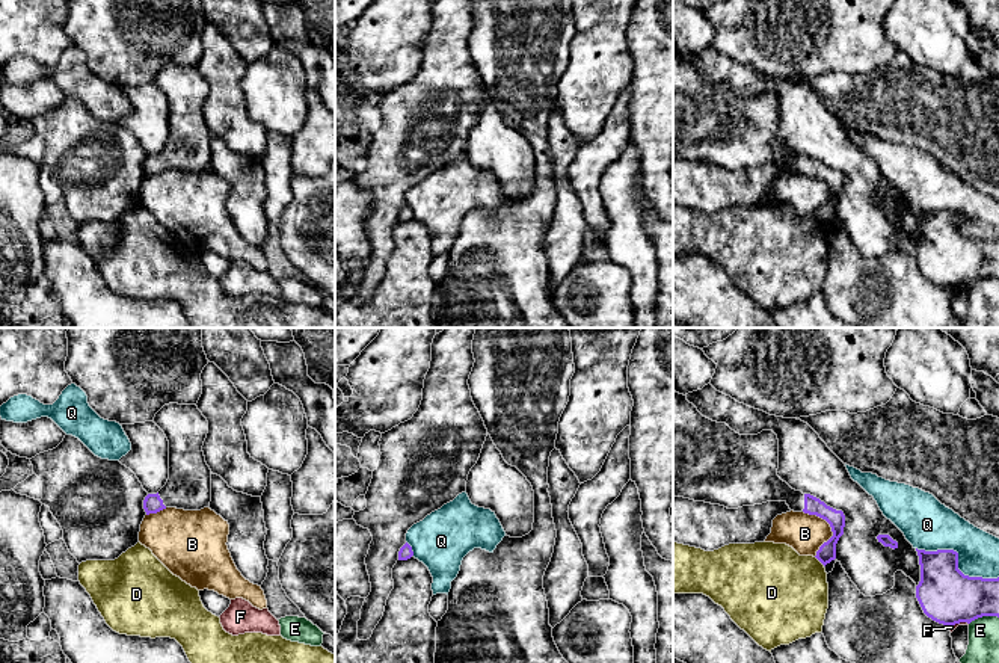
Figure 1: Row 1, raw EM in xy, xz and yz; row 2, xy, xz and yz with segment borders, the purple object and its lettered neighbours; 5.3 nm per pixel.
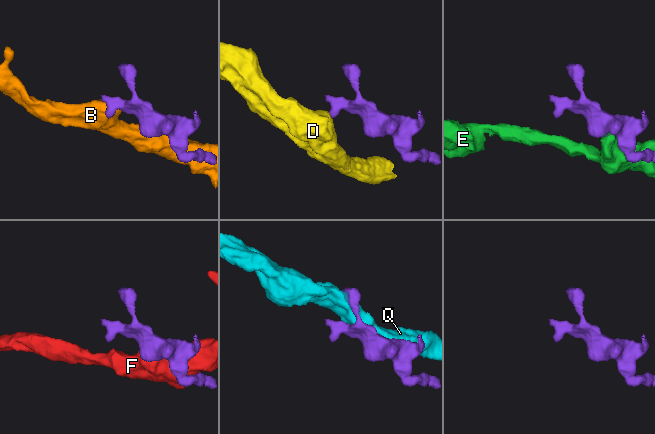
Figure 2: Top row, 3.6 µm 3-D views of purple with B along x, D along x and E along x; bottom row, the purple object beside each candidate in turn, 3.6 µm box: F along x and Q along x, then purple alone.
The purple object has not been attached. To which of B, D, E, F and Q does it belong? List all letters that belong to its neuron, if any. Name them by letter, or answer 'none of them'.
none of them

